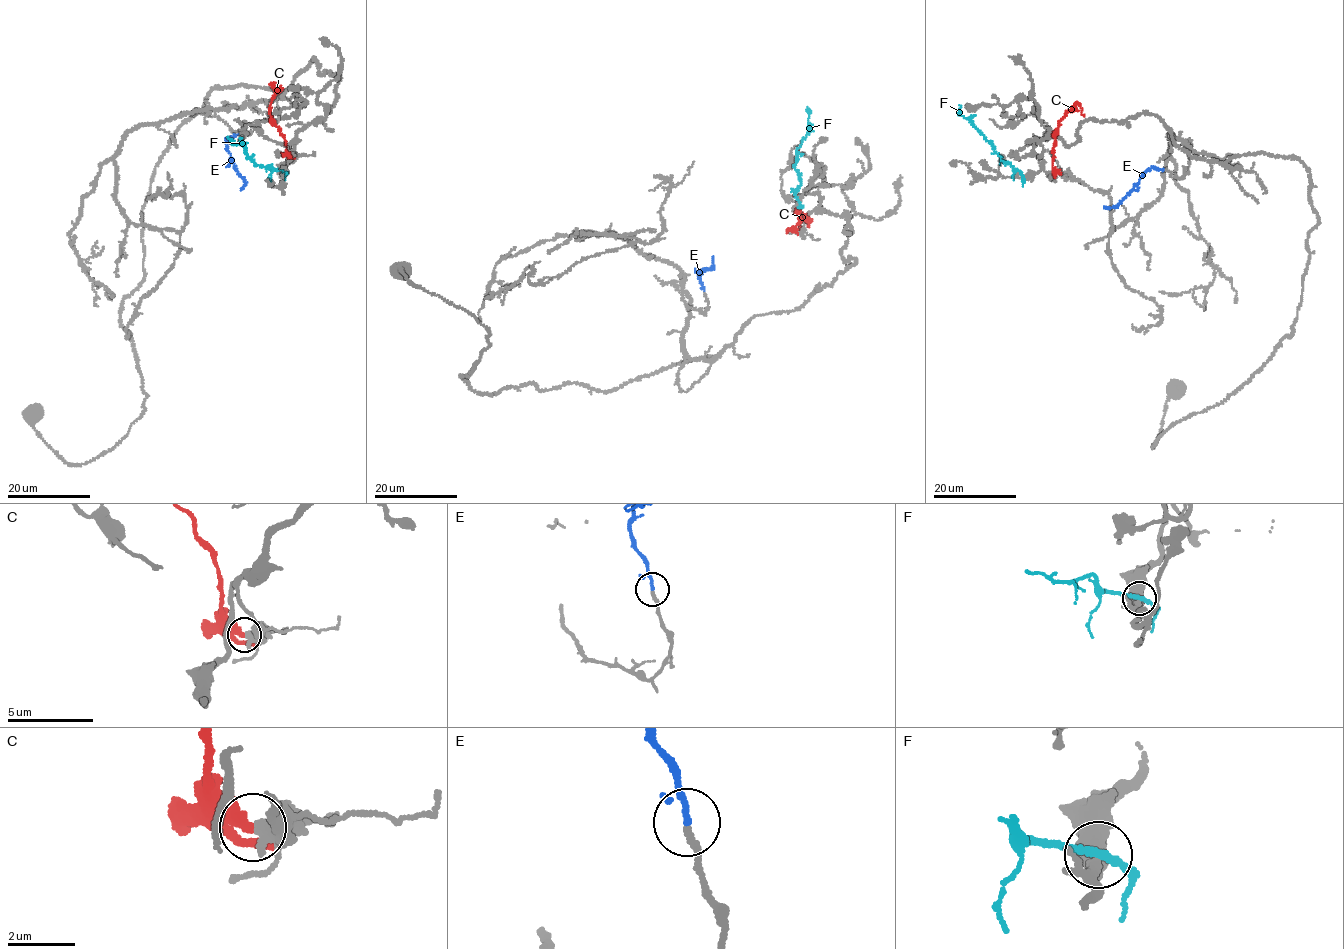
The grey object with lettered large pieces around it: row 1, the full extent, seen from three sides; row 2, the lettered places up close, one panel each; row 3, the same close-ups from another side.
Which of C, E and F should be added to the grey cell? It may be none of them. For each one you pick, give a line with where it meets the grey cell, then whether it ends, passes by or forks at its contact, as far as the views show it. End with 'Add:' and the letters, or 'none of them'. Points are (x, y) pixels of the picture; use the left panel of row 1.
E: meets grey at (238, 133); it passes by
Add: E

